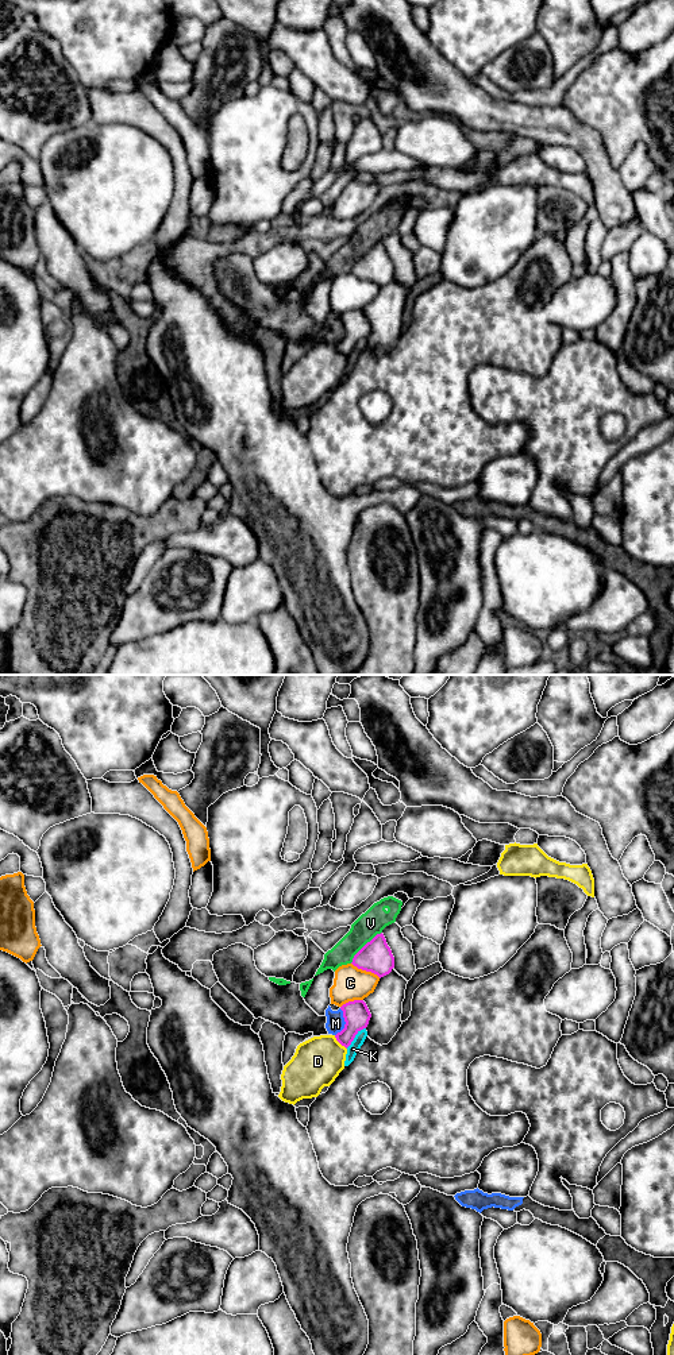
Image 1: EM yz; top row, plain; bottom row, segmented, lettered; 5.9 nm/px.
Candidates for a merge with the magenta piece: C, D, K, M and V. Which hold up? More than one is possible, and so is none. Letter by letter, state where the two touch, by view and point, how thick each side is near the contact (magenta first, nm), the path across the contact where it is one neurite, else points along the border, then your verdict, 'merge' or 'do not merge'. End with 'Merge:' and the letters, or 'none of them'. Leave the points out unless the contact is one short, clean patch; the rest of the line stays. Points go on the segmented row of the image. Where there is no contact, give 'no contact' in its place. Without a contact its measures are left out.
C: contact yz (366, 971); calibres 190 and 200 nm; do not merge
D: contact yz (339, 1042); calibres 160 and 280 nm; do not merge
K: contact yz (354, 1037); calibres 160 and 70 nm; border yz (365, 1027), (346, 1047); do not merge
M: contact yz (345, 1020); calibres 160 and 110 nm; do not merge
V: contact yz (364, 946); calibres 190 and 150 nm; border yz (381, 931), (350, 962); do not merge
Merge: none of them

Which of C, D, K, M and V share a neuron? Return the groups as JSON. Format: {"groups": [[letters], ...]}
{"groups": [["C"], ["D"], ["K", "V"], ["M"]]}

